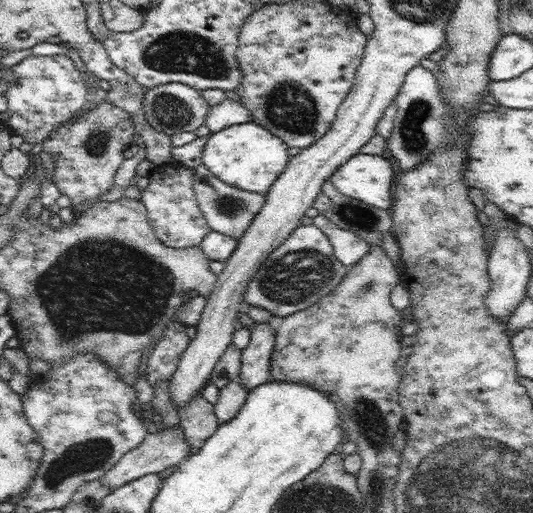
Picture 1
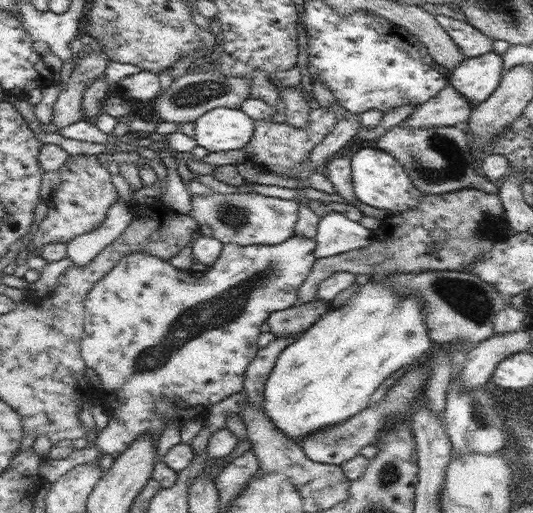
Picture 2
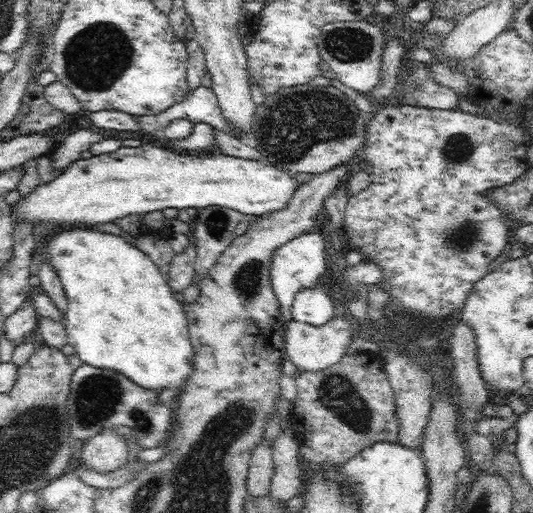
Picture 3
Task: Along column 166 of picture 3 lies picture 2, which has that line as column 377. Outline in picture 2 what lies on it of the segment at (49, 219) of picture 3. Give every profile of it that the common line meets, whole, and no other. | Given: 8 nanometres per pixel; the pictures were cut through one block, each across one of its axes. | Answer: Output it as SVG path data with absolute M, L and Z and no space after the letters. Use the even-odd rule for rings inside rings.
M362 148L351 159L351 177L355 198L368 206L386 209L391 216L406 214L411 208L417 207L423 195L409 179L404 167L392 155L378 148Z

